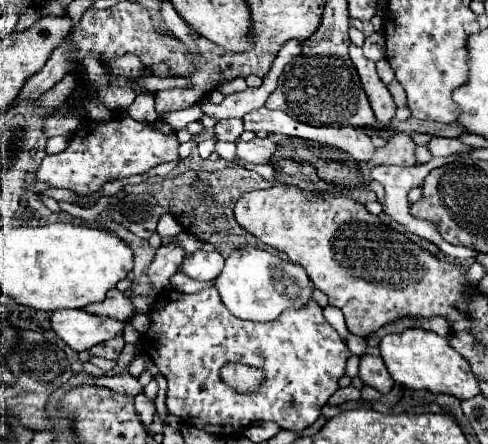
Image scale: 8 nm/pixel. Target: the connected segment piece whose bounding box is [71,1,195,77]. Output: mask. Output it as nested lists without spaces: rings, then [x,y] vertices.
[[[121,1],[109,9],[87,9],[81,17],[81,21],[75,25],[71,33],[71,41],[75,45],[75,59],[73,63],[77,65],[87,53],[91,53],[95,59],[101,63],[107,63],[113,57],[121,57],[125,53],[137,55],[145,69],[151,69],[155,63],[167,63],[169,73],[173,77],[191,77],[195,71],[193,61],[189,59],[187,47],[173,35],[163,33],[157,29],[151,21],[149,9],[143,7],[141,3],[131,3],[131,1]]]

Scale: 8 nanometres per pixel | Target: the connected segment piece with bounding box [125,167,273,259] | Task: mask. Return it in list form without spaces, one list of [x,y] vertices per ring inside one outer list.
[[[225,167],[215,173],[203,173],[203,171],[185,171],[173,179],[165,179],[161,183],[139,183],[125,187],[127,193],[151,193],[163,207],[173,211],[175,219],[183,225],[185,231],[195,235],[199,241],[215,245],[215,249],[227,259],[235,249],[247,247],[247,245],[263,245],[257,237],[247,233],[233,215],[235,201],[239,195],[253,191],[253,189],[269,189],[273,187],[271,181],[261,177],[255,171],[249,171],[245,167]]]

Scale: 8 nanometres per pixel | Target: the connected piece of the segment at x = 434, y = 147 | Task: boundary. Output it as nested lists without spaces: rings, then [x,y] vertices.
[[[433,137],[427,147],[435,157],[447,157],[447,155],[453,155],[453,153],[469,149],[469,145],[461,143],[459,139],[443,139],[443,137]]]

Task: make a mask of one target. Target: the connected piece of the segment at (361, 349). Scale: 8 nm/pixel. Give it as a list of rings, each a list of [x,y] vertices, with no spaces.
[[[349,335],[347,347],[351,349],[353,355],[361,357],[361,355],[365,355],[365,351],[367,351],[367,341],[365,341],[365,339],[359,339],[359,337],[355,337],[355,335]]]

